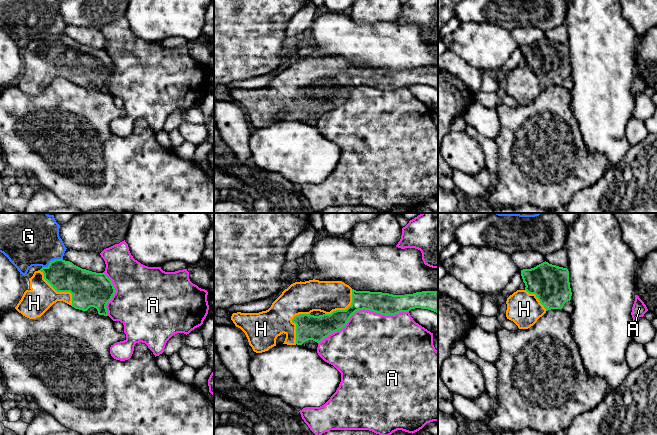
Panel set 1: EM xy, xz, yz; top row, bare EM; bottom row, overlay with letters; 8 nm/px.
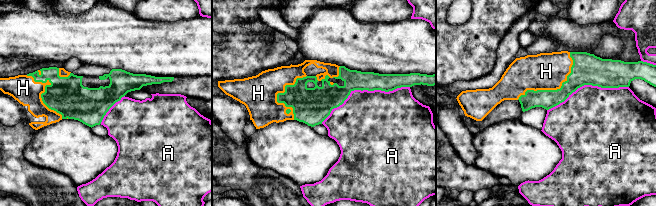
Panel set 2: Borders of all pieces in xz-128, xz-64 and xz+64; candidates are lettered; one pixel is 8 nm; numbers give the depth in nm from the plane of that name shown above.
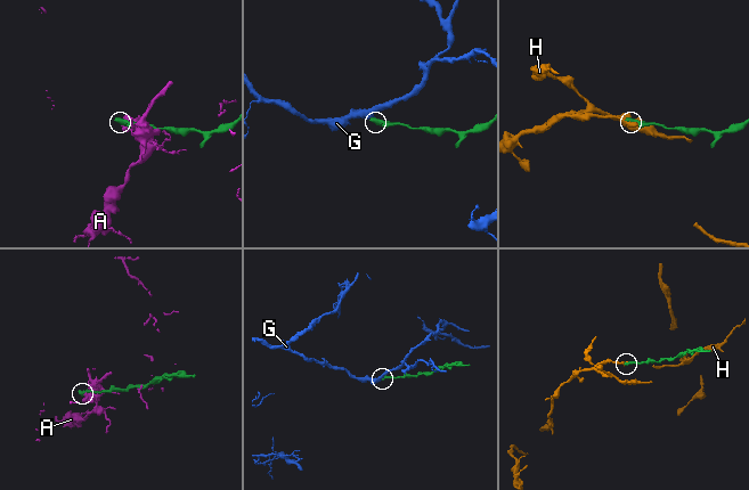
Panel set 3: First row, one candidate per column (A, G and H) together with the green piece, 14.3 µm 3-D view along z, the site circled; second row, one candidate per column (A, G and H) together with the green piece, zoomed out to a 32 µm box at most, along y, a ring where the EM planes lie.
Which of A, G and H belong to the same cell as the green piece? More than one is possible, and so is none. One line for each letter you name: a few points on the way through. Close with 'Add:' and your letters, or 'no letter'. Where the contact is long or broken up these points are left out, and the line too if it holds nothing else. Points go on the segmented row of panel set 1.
Add: H

